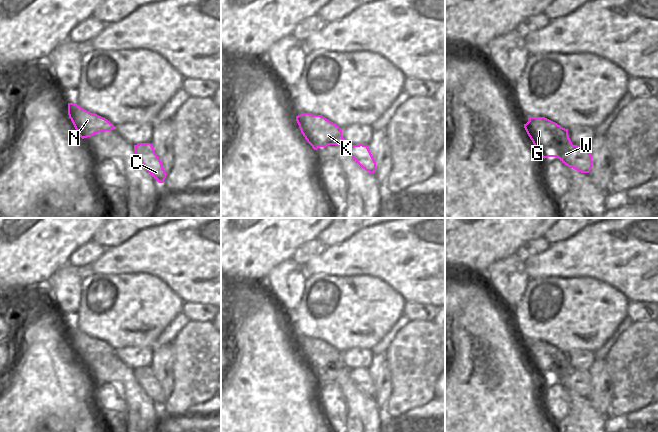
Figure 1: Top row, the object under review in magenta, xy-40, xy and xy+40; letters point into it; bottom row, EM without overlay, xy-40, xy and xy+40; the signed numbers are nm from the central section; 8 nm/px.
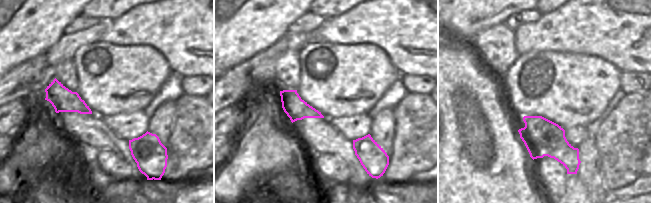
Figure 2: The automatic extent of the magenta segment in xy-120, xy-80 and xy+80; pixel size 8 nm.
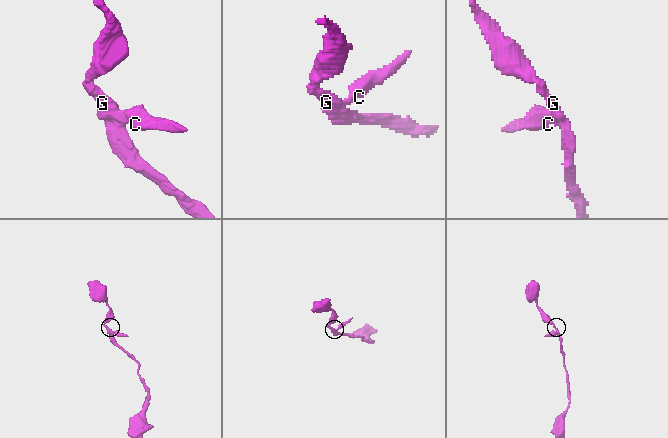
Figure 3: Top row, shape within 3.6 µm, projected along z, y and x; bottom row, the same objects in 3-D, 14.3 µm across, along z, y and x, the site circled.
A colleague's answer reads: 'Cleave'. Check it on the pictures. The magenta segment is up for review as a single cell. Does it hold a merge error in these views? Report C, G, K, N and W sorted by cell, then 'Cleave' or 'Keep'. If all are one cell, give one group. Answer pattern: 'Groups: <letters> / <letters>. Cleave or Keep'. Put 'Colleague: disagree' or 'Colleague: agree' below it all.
Groups: C G K N W. Keep.
Colleague: disagree

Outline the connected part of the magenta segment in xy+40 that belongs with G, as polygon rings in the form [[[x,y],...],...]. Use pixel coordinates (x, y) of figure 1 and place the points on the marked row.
[[[529,117],[528,120],[524,128],[544,159],[557,157],[562,163],[581,173],[590,172],[590,148],[573,145],[568,136],[568,129],[545,117]]]

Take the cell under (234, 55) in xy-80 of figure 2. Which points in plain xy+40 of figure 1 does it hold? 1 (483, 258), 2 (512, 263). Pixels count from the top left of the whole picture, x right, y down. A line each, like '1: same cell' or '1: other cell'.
1: same cell
2: other cell

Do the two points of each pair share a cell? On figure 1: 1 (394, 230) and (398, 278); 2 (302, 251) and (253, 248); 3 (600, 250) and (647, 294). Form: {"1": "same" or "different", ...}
{"1": "same", "2": "different", "3": "same"}

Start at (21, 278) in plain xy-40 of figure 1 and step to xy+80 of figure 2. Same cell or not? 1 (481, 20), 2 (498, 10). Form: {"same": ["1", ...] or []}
{"same": ["1", "2"]}

